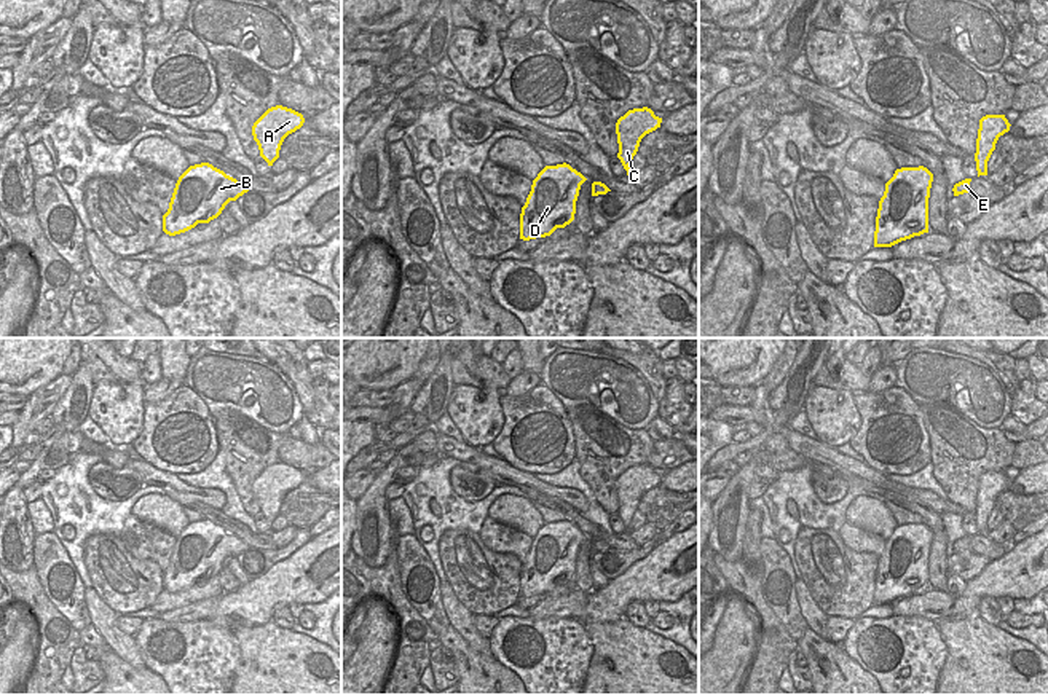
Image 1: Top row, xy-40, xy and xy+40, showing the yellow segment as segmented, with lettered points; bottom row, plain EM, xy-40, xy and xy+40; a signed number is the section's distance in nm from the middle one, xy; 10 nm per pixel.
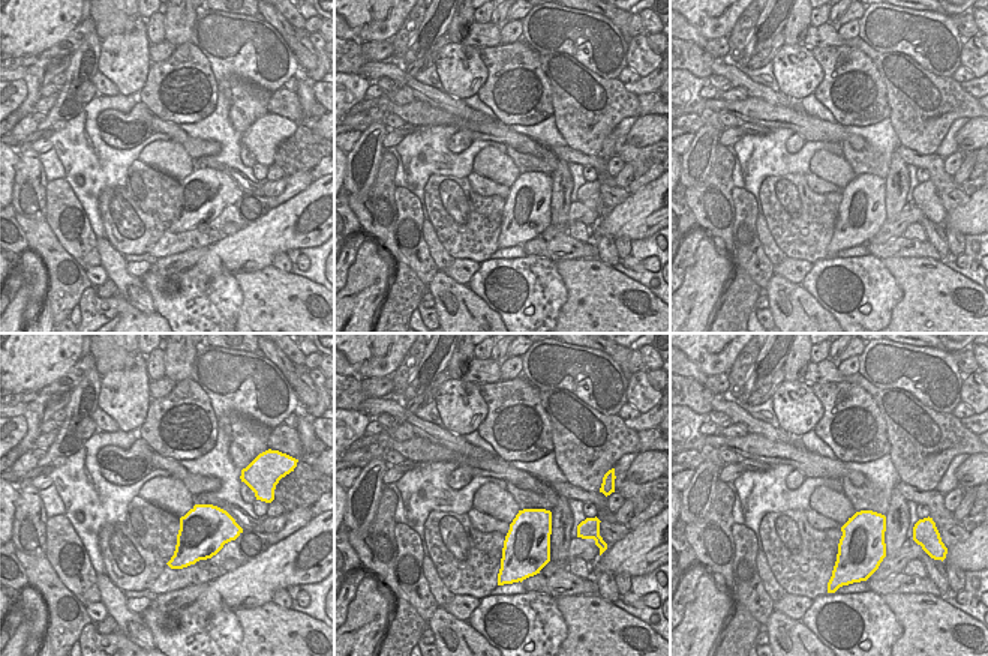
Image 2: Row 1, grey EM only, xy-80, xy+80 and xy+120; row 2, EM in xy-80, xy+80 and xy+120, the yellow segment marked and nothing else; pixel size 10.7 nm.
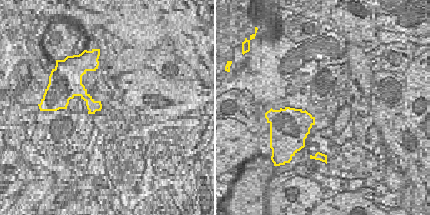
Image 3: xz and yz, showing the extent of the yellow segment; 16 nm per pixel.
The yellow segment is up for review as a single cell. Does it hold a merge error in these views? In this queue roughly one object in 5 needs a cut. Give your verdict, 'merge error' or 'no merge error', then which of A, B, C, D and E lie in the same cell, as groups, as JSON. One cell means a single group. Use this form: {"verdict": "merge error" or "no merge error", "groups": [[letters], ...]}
{"verdict": "no merge error", "groups": [["A", "B", "C", "D", "E"]]}

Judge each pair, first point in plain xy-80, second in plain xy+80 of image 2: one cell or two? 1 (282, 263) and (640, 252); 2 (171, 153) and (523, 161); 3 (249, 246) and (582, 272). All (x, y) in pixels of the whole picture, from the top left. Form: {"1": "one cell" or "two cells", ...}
{"1": "two cells", "2": "two cells", "3": "two cells"}

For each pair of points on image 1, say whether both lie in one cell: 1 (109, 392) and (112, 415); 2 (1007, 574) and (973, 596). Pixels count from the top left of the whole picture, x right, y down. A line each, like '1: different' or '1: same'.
1: same
2: same

